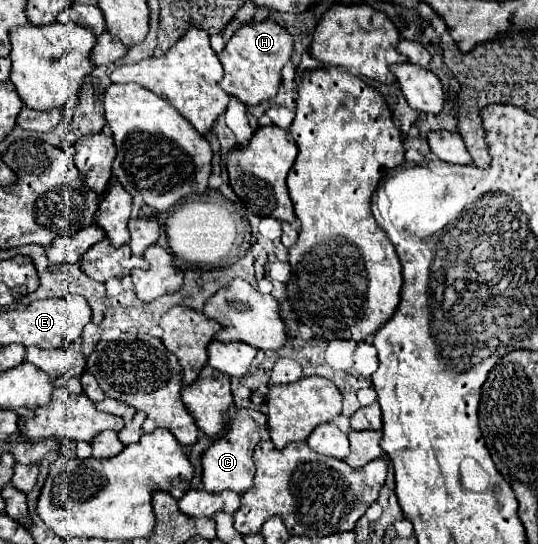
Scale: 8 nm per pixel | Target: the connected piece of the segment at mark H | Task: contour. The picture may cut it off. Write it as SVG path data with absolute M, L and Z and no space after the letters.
M270 18L240 26L220 52L220 62L224 64L224 78L220 80L220 86L226 94L240 98L244 104L260 104L274 98L280 84L280 70L290 60L292 46L294 36Z

